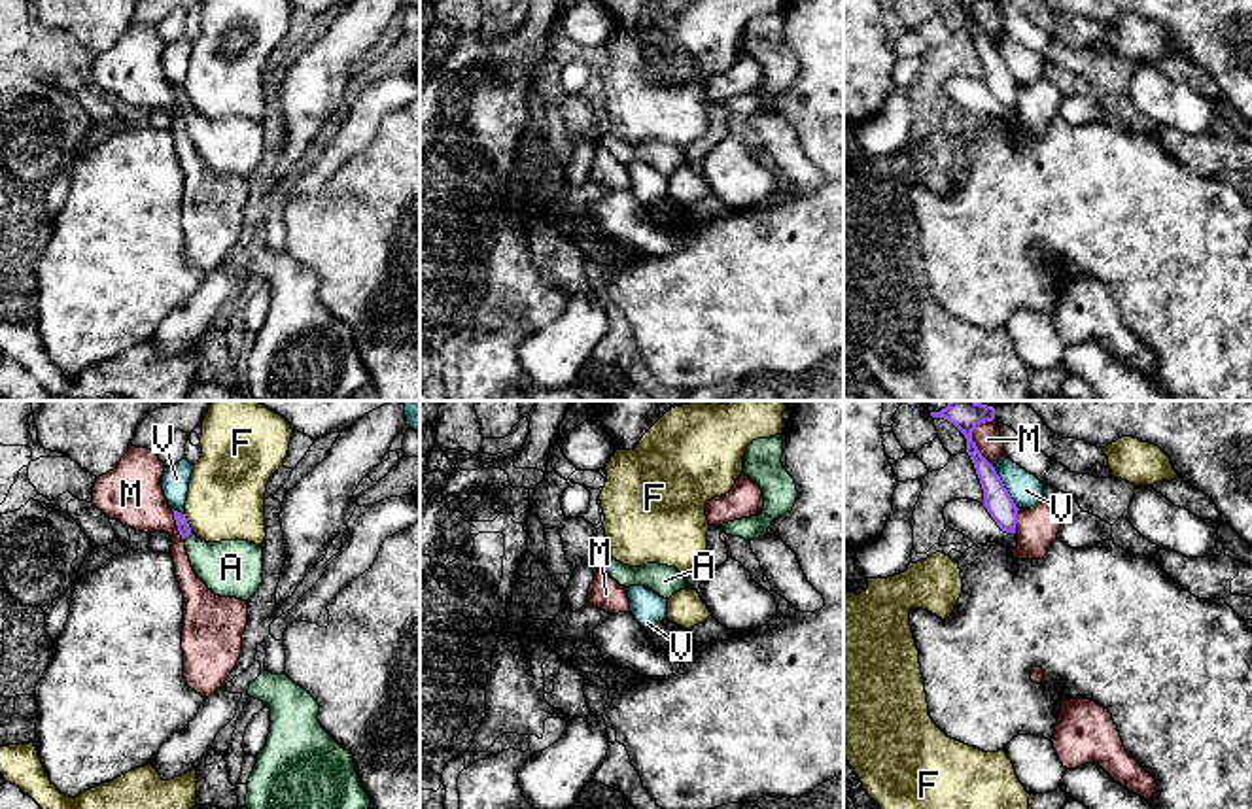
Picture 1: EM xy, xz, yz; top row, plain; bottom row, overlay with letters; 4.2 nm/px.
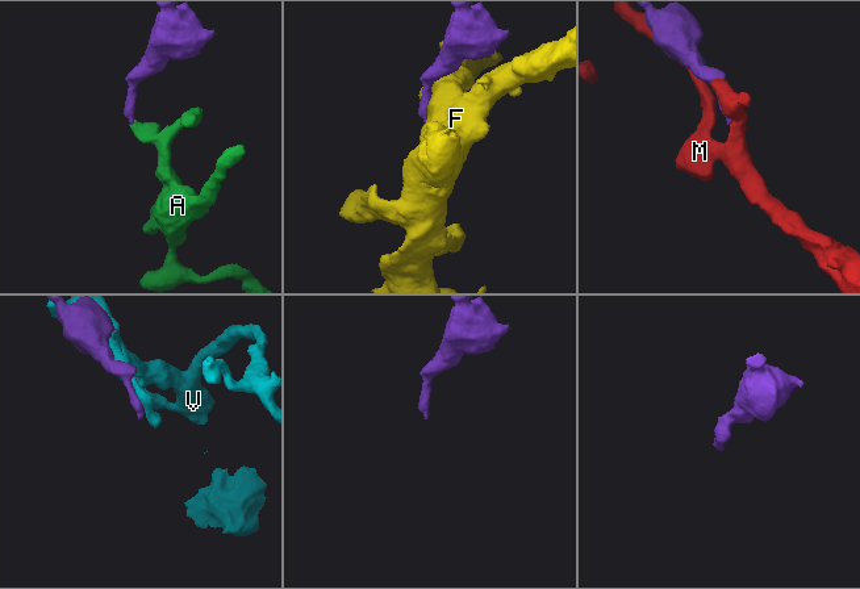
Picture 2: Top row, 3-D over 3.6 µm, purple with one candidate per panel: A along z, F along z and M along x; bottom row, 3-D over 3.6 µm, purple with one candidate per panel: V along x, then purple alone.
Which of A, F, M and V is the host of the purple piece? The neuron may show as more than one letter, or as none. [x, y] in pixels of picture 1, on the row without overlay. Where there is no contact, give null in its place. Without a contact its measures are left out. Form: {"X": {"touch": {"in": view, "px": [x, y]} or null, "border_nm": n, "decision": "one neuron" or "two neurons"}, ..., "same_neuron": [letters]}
{"A": {"touch": {"in": "xy", "px": [188, 112]}, "border_nm": 50, "decision": "one neuron"}, "F": {"touch": {"in": "xy", "px": [186, 99]}, "border_nm": 80, "decision": "two neurons"}, "M": {"touch": {"in": "yz", "px": [976, 23]}, "border_nm": 200, "decision": "two neurons"}, "V": {"touch": {"in": "yz", "px": [1005, 65]}, "border_nm": 220, "decision": "two neurons"}, "same_neuron": ["A"]}

